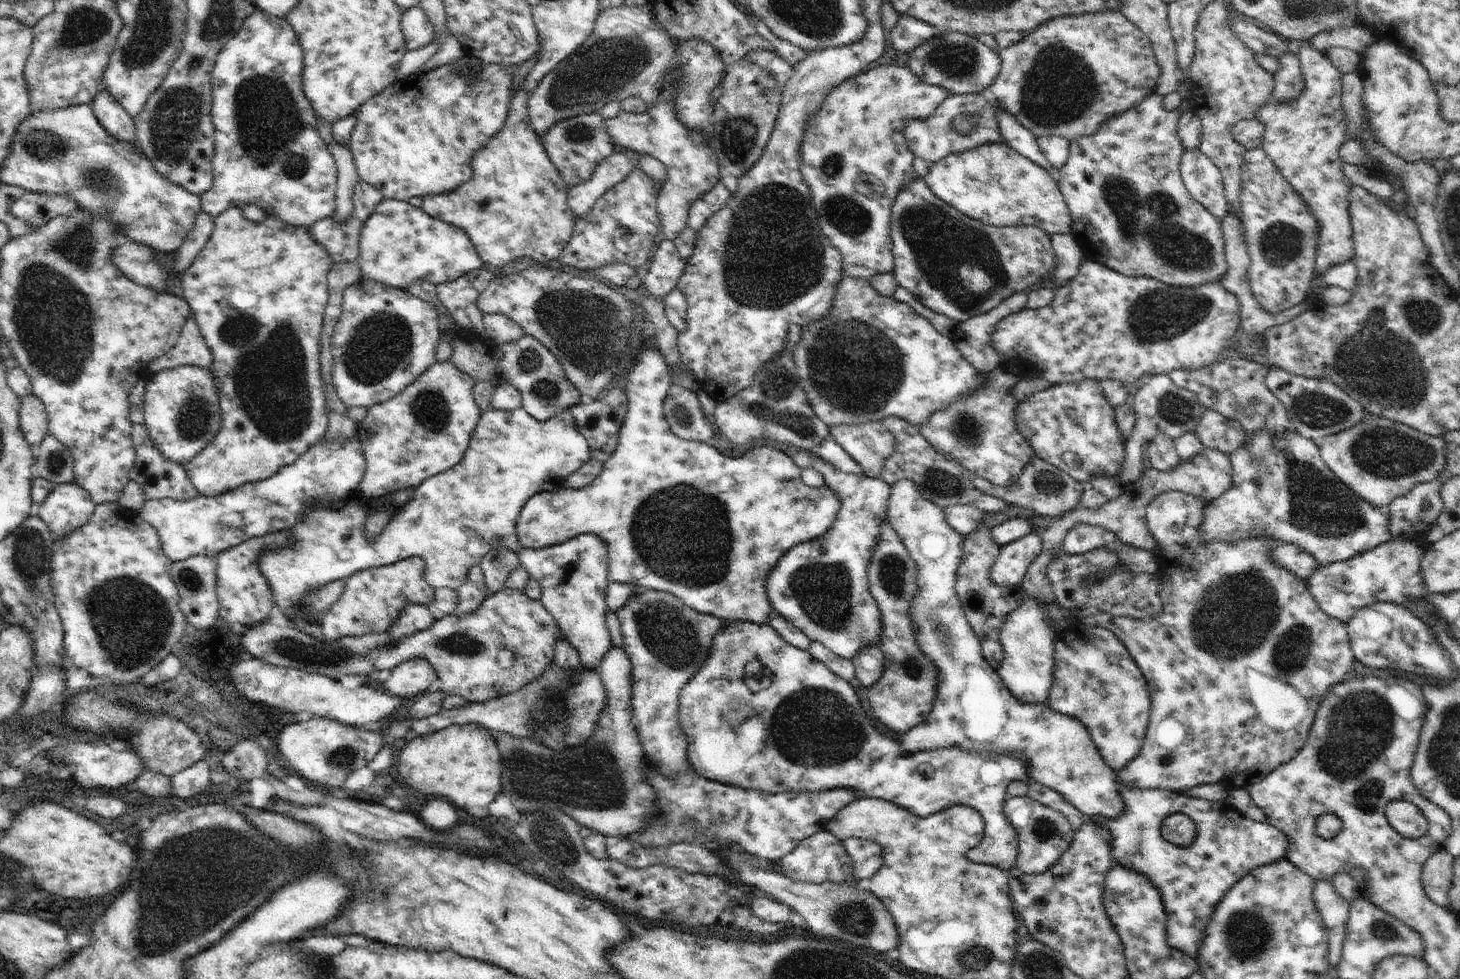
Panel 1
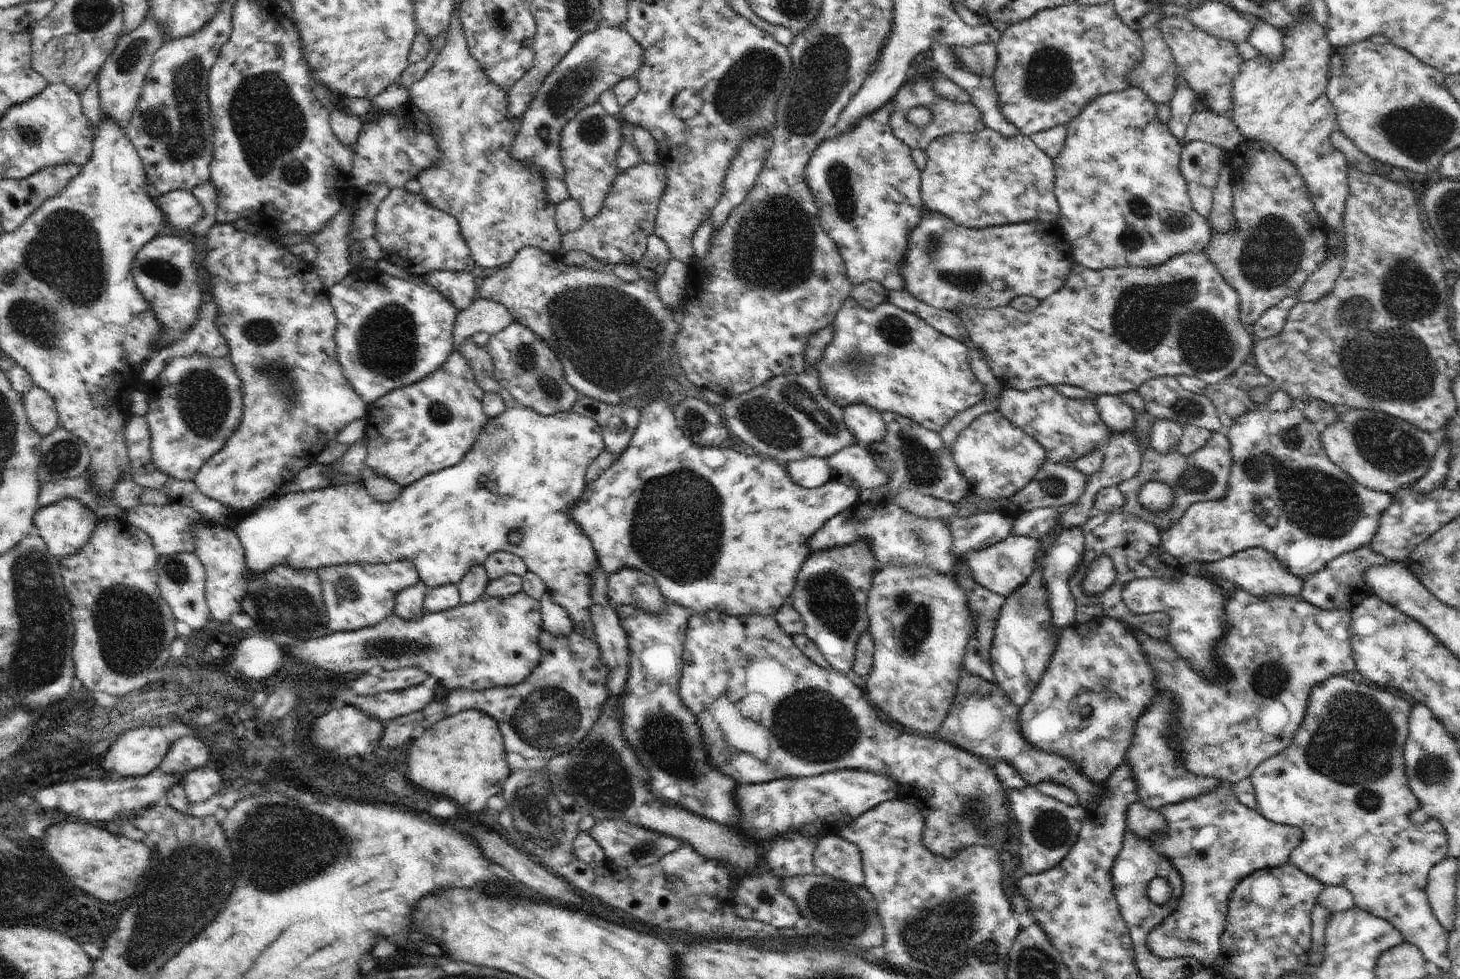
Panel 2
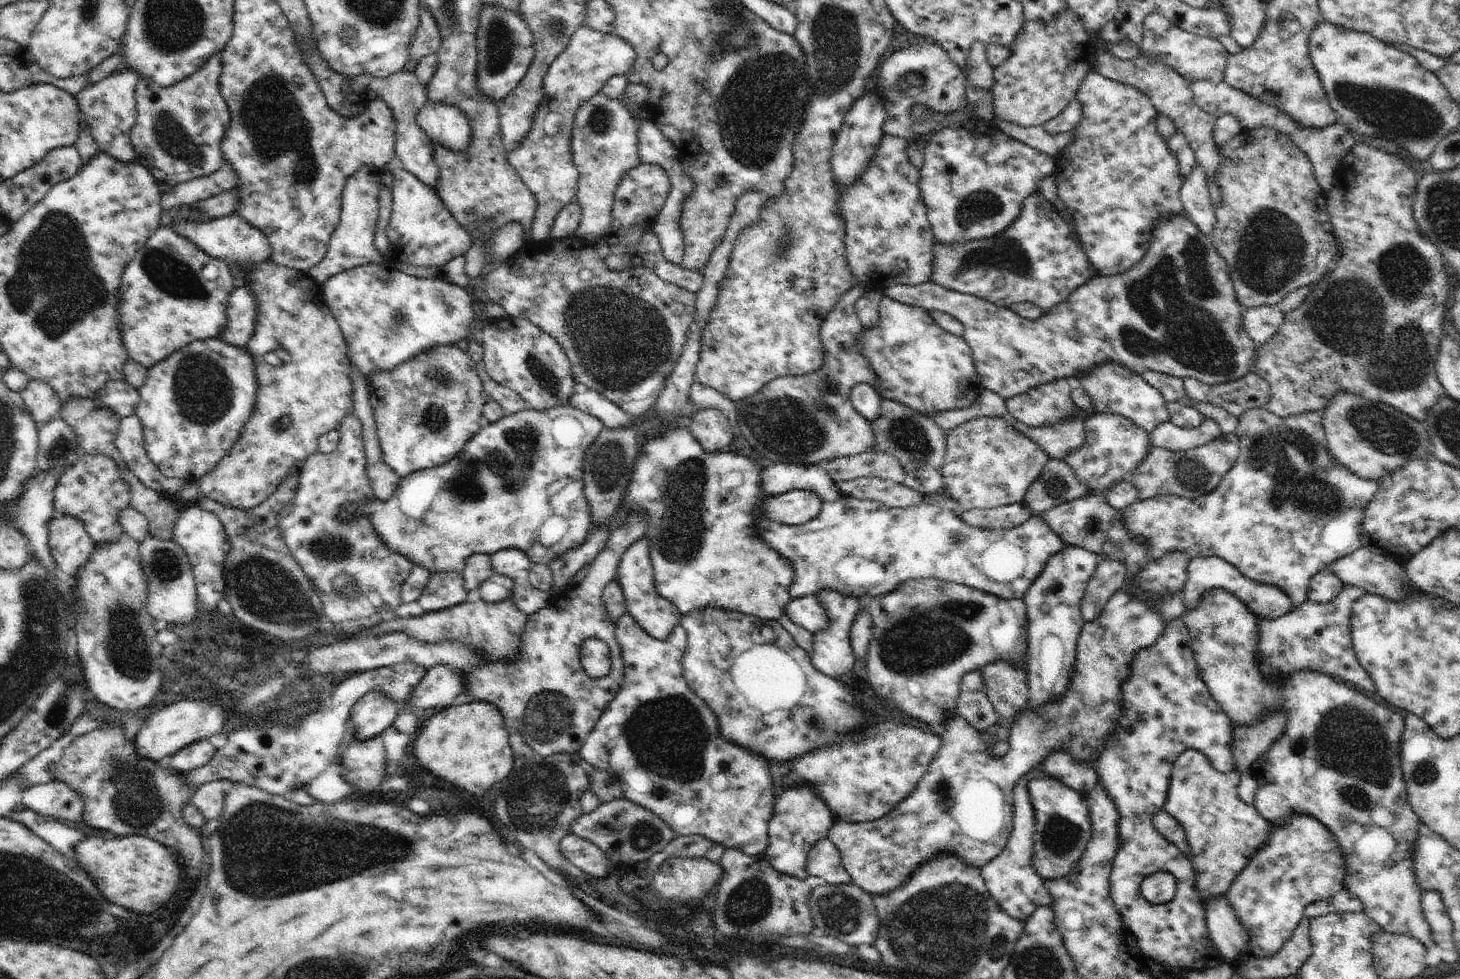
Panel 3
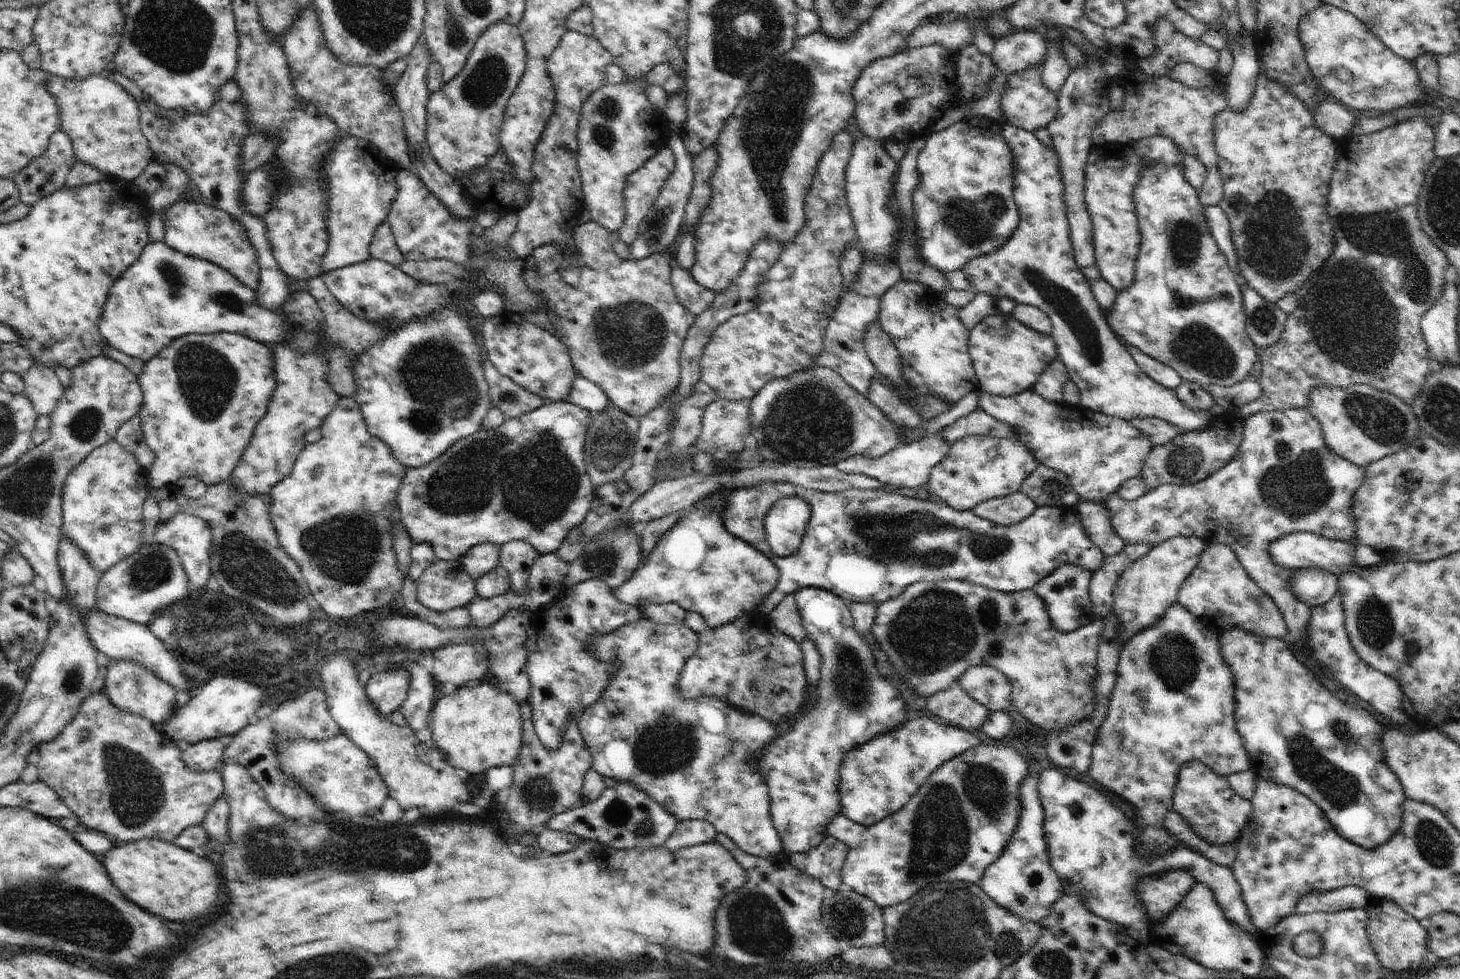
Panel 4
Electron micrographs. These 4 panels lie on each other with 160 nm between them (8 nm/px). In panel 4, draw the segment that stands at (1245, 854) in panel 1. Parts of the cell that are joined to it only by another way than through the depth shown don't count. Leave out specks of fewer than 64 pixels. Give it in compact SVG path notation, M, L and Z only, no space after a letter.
M1185 762L1177 774L1171 808L1186 818L1190 828L1204 842L1217 847L1237 844L1249 816L1253 814L1253 803L1238 796L1226 782L1227 778L1216 774L1208 766L1202 766L1202 762Z

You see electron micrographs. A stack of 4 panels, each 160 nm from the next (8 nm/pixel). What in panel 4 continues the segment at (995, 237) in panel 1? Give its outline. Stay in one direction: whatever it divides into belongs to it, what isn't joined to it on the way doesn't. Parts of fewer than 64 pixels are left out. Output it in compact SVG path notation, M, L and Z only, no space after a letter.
M1008 123L1003 124L1003 135L1015 158L1013 197L1019 208L1019 223L1012 236L998 250L986 256L973 258L961 268L969 280L970 292L974 292L976 295L988 293L1004 297L1018 305L1032 305L1042 310L1051 320L1050 335L1057 344L1059 359L1066 365L1069 379L1080 389L1080 404L1087 409L1127 421L1156 417L1160 420L1167 420L1187 431L1206 426L1213 415L1224 414L1225 410L1216 404L1210 411L1190 410L1178 398L1176 391L1162 386L1158 381L1142 372L1129 349L1120 342L1108 326L1088 280L1076 264L1066 216L1066 205L1062 198L1065 187L1062 184L1055 147L1053 144L1050 147L1044 147L1033 132L1022 130L1020 127Z

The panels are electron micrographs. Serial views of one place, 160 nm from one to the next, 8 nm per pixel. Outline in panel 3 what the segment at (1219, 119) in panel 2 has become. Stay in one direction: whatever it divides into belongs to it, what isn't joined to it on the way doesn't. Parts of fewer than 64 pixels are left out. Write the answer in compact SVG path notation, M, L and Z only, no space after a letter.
M1103 45L1098 47L1098 51L1102 50L1104 54L1101 57L1098 57L1099 54L1096 53L1097 61L1095 62L1095 72L1101 74L1104 78L1108 80L1113 80L1116 82L1121 82L1122 84L1140 89L1150 100L1152 104L1156 107L1157 112L1161 115L1168 116L1172 119L1175 127L1178 132L1183 132L1184 136L1188 139L1190 146L1194 149L1195 157L1198 164L1203 166L1205 173L1207 174L1208 184L1209 184L1209 194L1211 196L1211 204L1213 205L1214 210L1218 208L1220 204L1220 194L1221 186L1216 182L1215 176L1217 175L1218 169L1222 164L1223 156L1220 152L1217 151L1213 141L1213 128L1216 124L1217 118L1214 118L1211 114L1208 114L1205 110L1202 110L1193 99L1193 92L1191 85L1186 82L1186 79L1183 79L1180 74L1178 74L1170 65L1166 63L1161 63L1158 59L1148 58L1146 55L1138 55L1136 58L1127 59L1122 61L1116 57L1113 57L1107 47Z

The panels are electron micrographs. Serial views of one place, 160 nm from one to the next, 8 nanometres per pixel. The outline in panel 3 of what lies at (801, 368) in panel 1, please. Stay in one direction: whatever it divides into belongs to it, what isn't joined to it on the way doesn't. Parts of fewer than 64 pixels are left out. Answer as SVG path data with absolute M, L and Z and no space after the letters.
M885 296L880 301L877 325L862 329L857 334L857 346L879 379L870 386L875 393L879 394L881 400L904 404L929 417L946 411L970 408L978 400L984 388L974 364L973 352L962 337L957 337L940 328L933 318L930 318L927 310L896 302L890 297Z

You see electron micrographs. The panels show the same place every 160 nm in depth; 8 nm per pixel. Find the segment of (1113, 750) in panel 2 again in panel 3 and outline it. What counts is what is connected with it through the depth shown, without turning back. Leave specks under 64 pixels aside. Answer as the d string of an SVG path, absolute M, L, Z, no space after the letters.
M1123 586L1108 601L1098 618L1082 625L1076 643L1076 668L1068 682L1066 696L1062 696L1058 702L1050 701L1040 705L1040 712L1025 706L1012 725L1008 738L1010 750L1003 757L990 758L982 734L969 725L965 718L958 715L946 722L947 730L941 736L941 749L928 765L926 774L918 781L910 798L905 798L877 821L848 823L836 819L830 827L827 837L840 850L851 882L877 897L897 889L906 878L910 878L918 864L940 856L944 850L950 855L958 855L964 860L963 863L973 867L982 868L994 860L1008 844L1013 829L1013 788L1017 781L1032 768L1040 766L1052 752L1062 748L1078 763L1092 764L1100 758L1122 714L1122 682L1130 676L1131 663L1142 649L1151 647L1160 638L1164 629L1165 624L1159 614L1136 602L1135 598L1130 600Z

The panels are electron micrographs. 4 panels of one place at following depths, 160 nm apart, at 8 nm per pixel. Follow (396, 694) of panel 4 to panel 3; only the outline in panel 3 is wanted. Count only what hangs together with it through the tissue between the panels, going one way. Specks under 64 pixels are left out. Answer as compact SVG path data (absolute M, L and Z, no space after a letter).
M372 691L352 706L348 731L352 733L354 741L362 742L380 735L383 730L392 726L397 716L397 703L380 691Z

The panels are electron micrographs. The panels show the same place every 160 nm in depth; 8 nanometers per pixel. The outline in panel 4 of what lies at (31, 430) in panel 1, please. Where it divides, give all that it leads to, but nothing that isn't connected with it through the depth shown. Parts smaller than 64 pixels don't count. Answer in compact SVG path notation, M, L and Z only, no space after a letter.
M32 363L21 377L25 382L22 394L30 399L36 414L52 414L65 391L56 373L47 366Z

